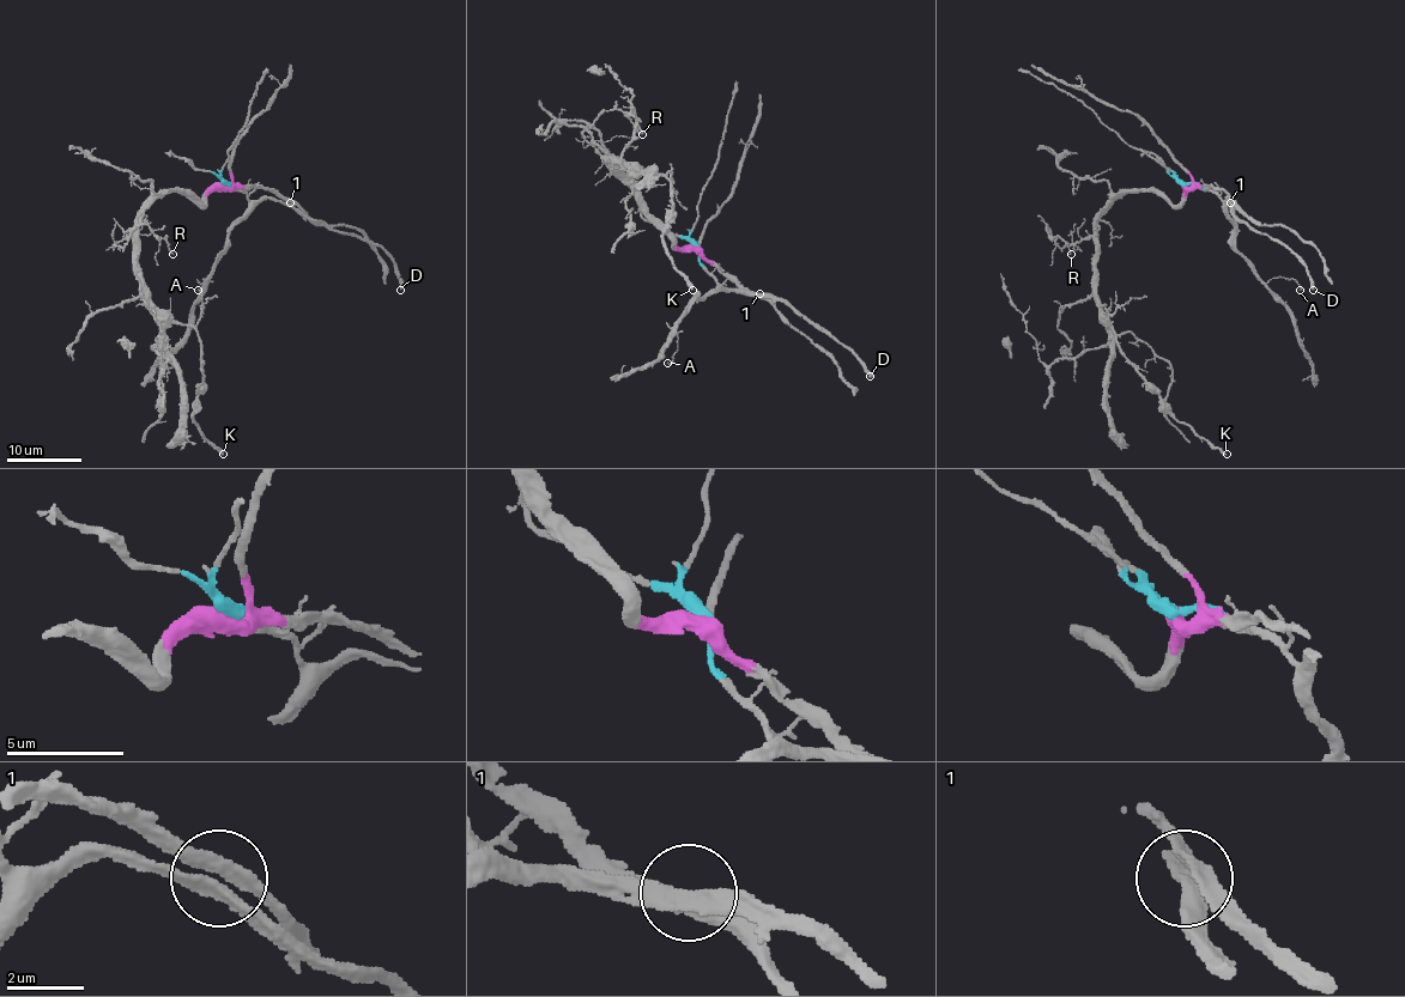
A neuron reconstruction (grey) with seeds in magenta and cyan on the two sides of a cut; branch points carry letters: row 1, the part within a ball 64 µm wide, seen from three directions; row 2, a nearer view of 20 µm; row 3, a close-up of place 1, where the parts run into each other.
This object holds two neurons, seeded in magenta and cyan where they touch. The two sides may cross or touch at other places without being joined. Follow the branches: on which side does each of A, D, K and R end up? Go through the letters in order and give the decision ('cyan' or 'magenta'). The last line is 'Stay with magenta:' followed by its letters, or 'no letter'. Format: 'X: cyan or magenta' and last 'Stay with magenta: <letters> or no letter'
A: cyan
D: cyan
K: magenta
R: magenta
Stay with magenta: K, R

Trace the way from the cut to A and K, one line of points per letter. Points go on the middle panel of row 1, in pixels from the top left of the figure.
A: (696, 247), (700, 261), (716, 279), (718, 286), (684, 310), (677, 329), (677, 352), (667, 363)
K: (696, 247), (679, 249), (607, 158), (631, 162), (670, 181), (671, 218), (664, 249), (692, 290)

